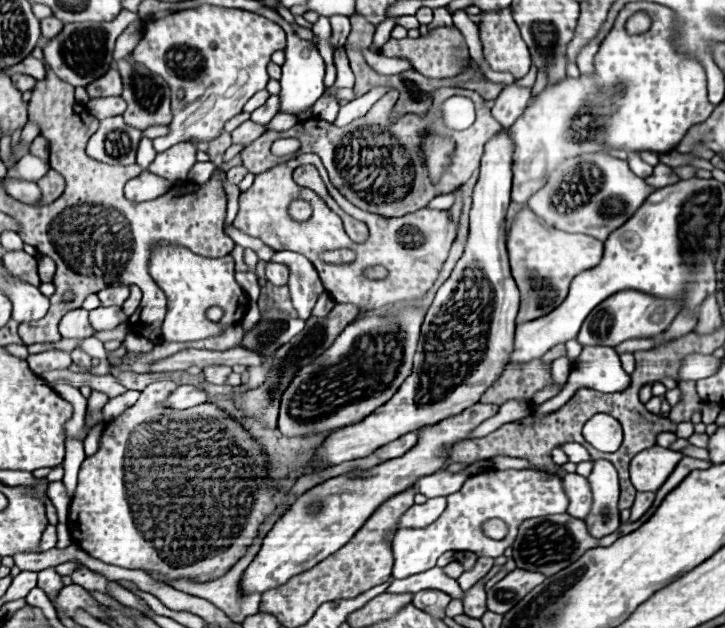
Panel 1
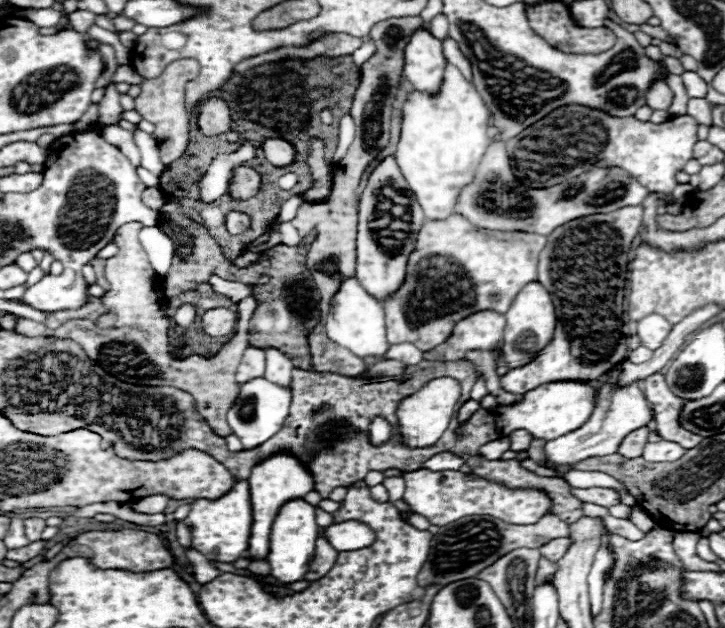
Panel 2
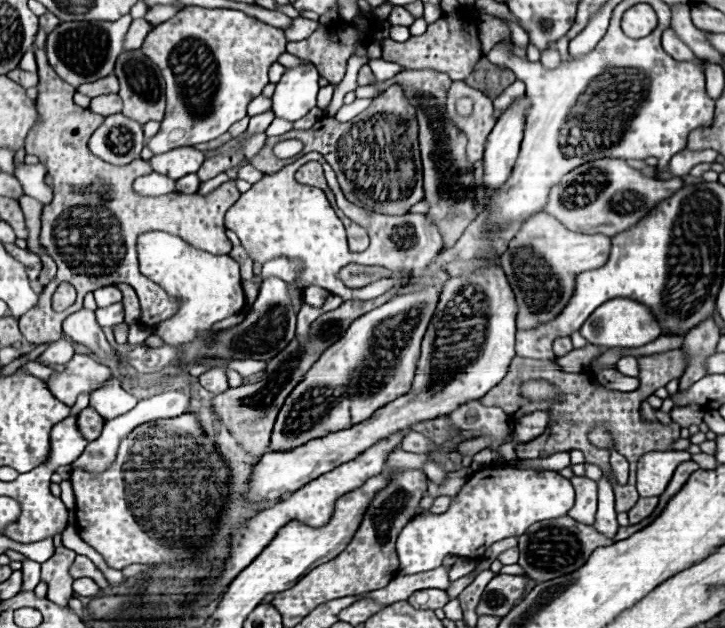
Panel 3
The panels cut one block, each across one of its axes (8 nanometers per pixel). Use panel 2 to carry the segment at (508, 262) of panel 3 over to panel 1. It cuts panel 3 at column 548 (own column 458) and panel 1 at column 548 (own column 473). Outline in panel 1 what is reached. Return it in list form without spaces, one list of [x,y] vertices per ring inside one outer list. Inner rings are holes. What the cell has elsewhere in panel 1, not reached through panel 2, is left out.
[[[524,208],[518,212],[506,247],[510,254],[512,276],[520,288],[520,312],[516,322],[536,320],[540,316],[550,314],[568,294],[568,286],[572,278],[584,270],[590,270],[600,264],[604,244],[586,234],[570,234],[548,226],[540,216],[532,210]]]

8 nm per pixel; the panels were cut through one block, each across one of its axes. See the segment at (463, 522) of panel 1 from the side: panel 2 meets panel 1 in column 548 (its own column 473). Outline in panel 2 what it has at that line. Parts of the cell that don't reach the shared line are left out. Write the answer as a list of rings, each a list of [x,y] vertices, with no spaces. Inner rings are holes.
[[[416,470],[402,474],[406,482],[404,502],[410,504],[410,508],[416,514],[422,514],[430,520],[430,524],[446,526],[454,520],[460,520],[464,516],[472,514],[488,514],[494,518],[500,518],[508,524],[534,524],[540,520],[540,516],[550,512],[550,498],[540,490],[508,490],[496,482],[488,482],[484,478],[478,478],[476,474],[462,474],[462,472],[430,472],[430,470]]]

